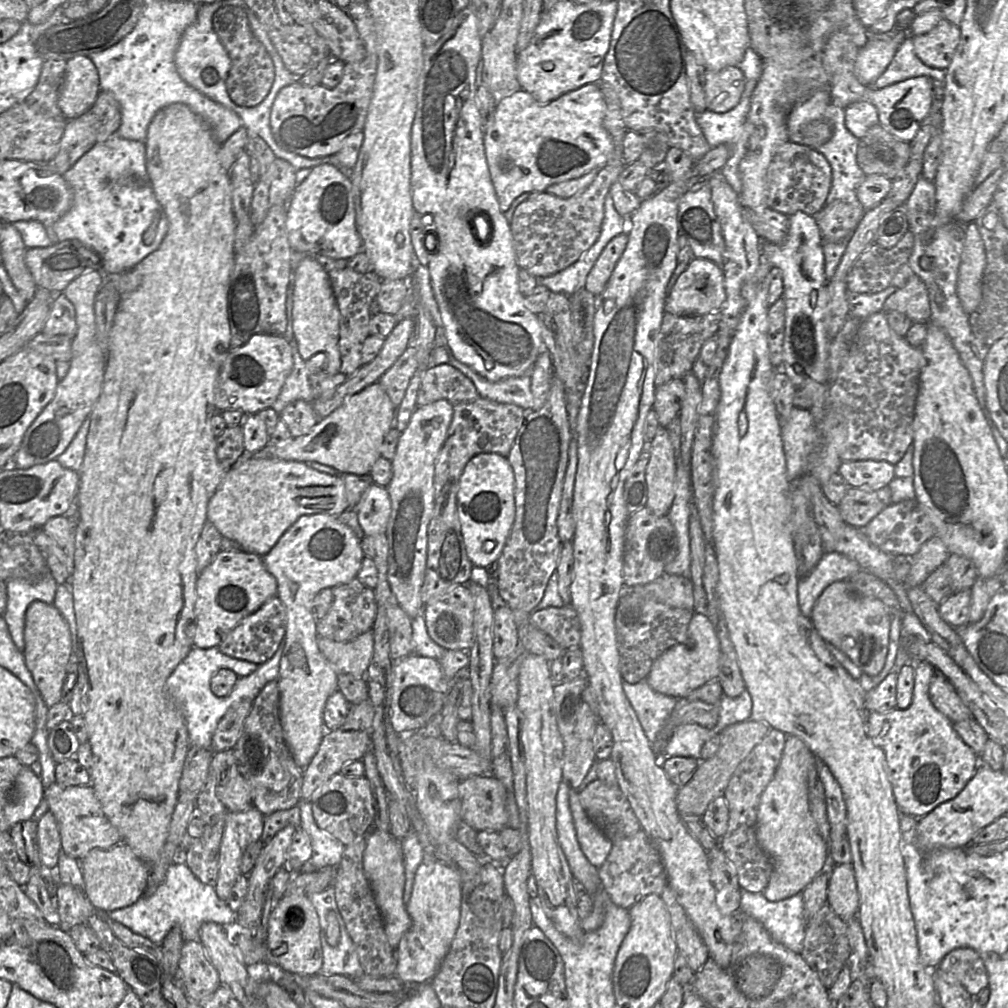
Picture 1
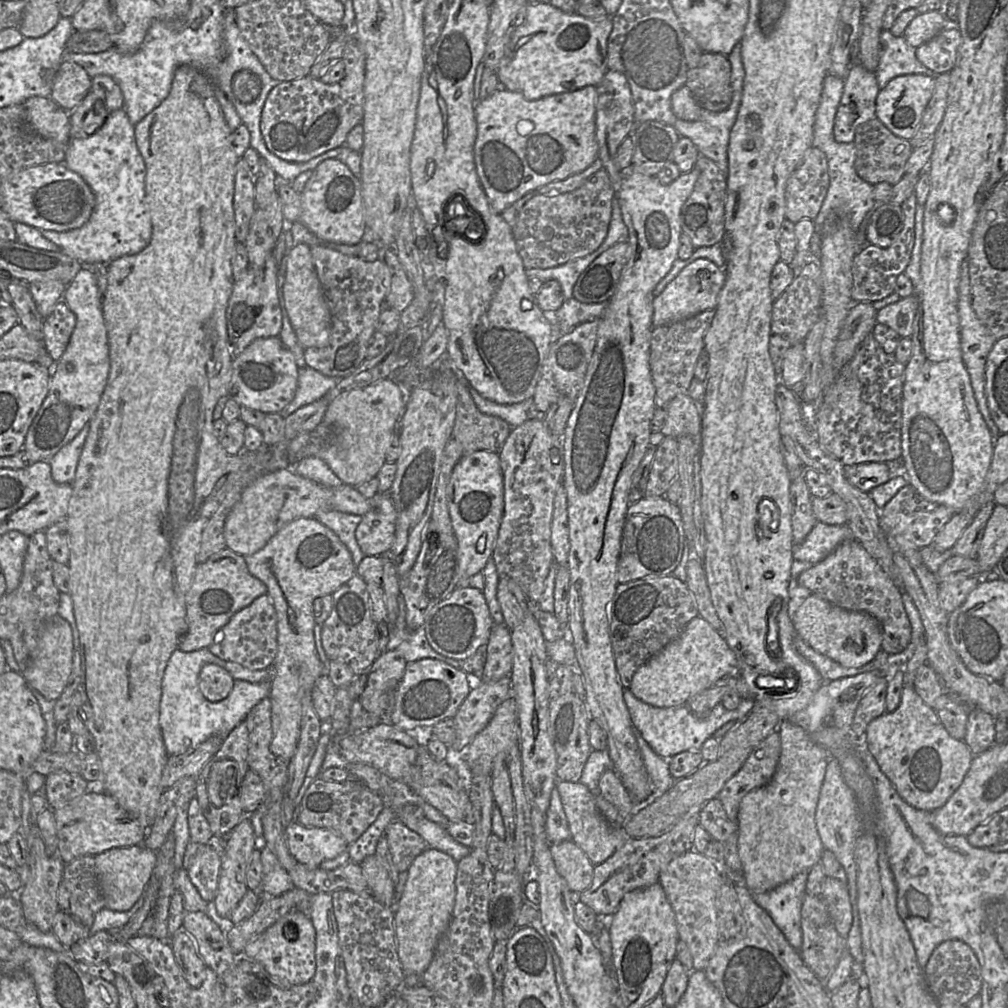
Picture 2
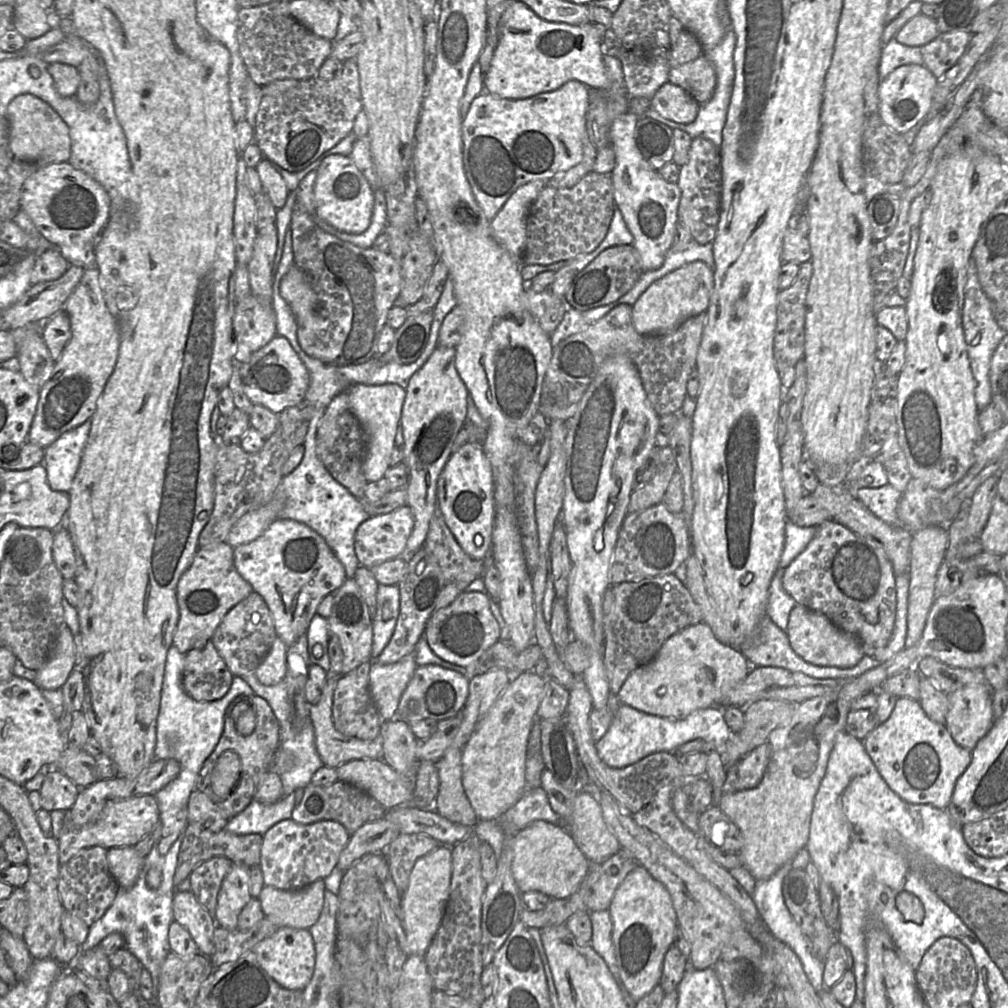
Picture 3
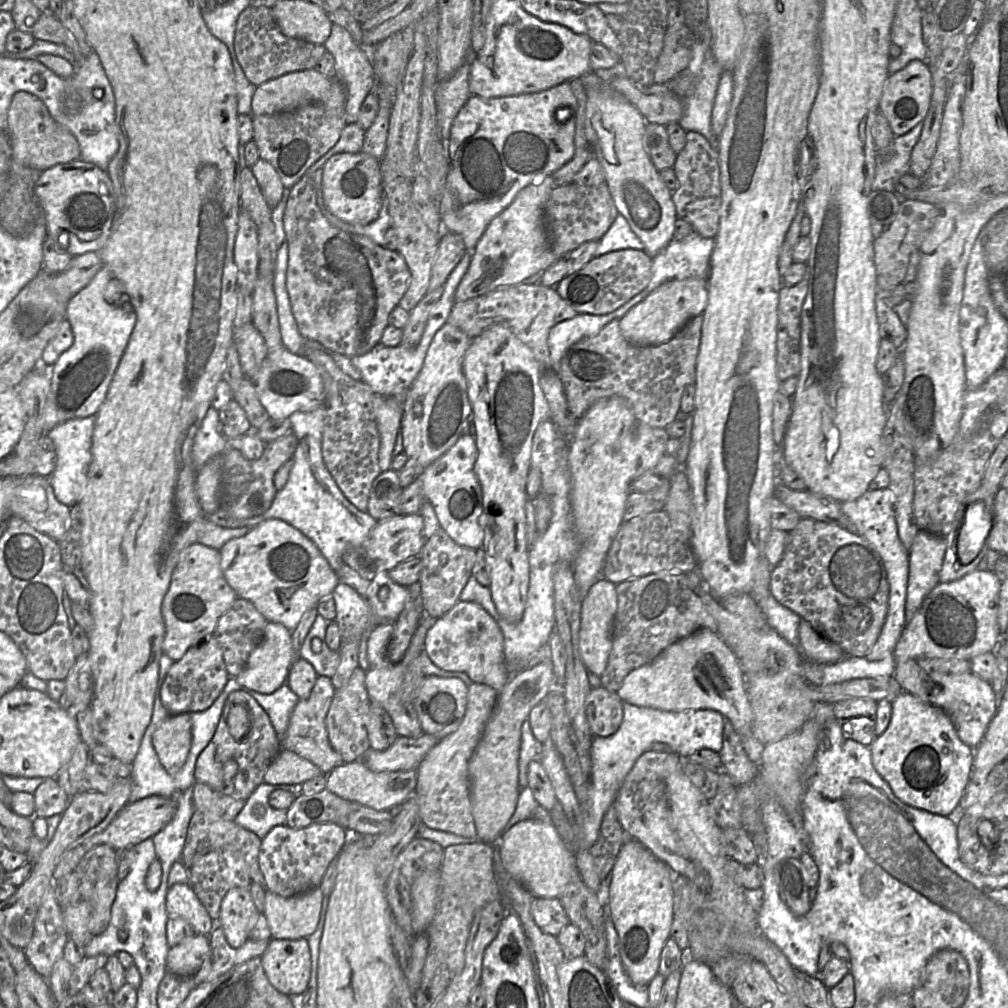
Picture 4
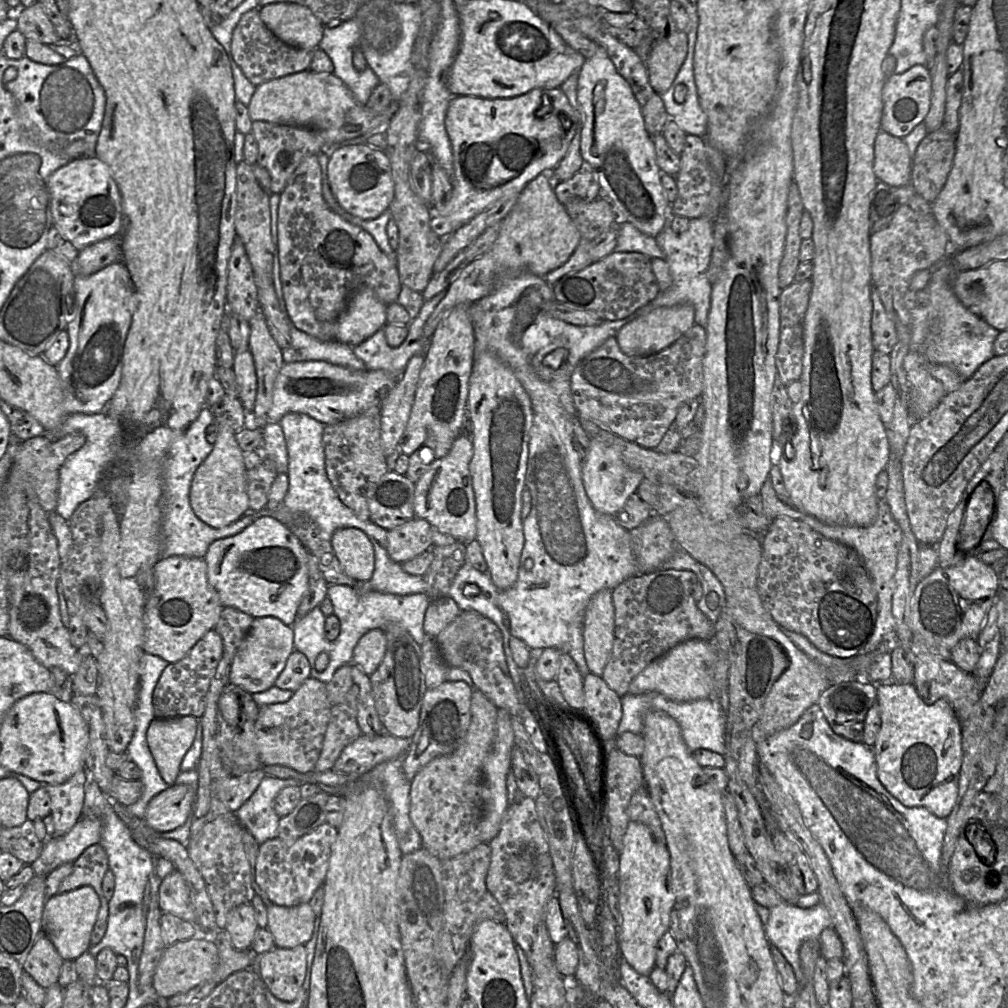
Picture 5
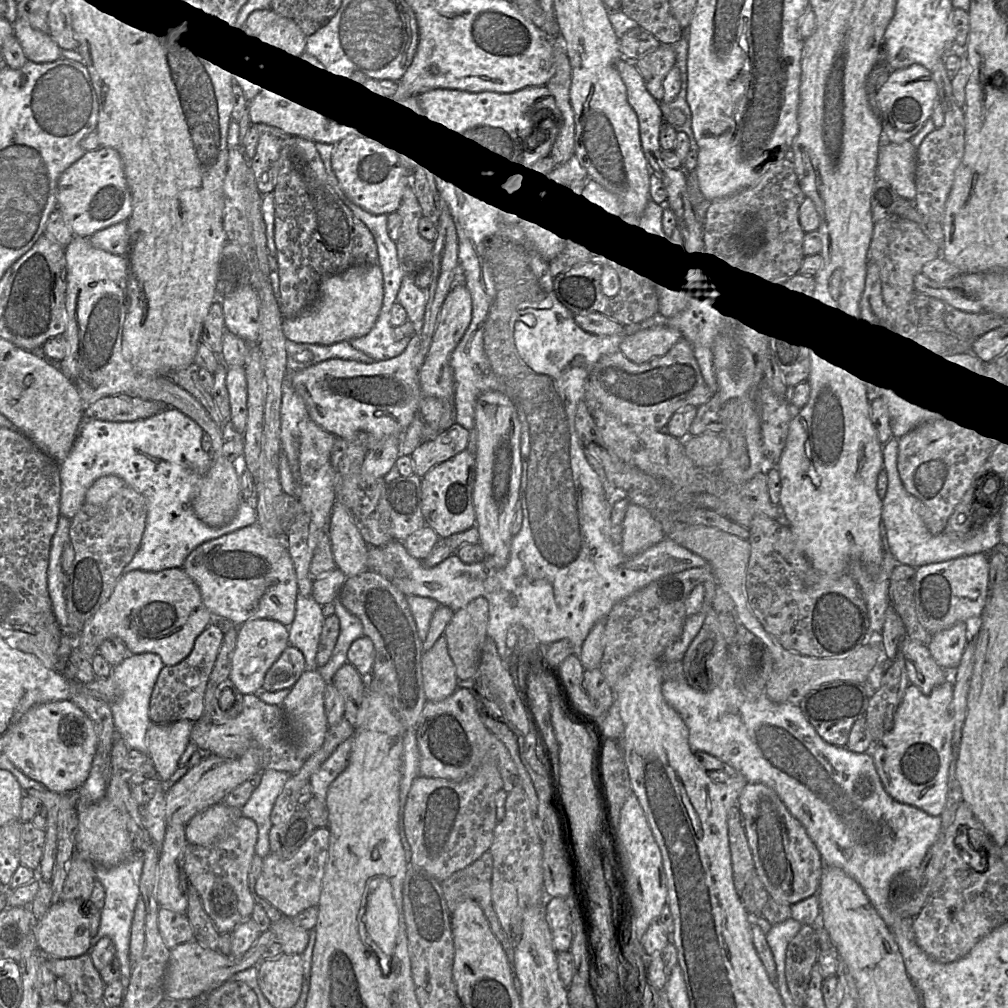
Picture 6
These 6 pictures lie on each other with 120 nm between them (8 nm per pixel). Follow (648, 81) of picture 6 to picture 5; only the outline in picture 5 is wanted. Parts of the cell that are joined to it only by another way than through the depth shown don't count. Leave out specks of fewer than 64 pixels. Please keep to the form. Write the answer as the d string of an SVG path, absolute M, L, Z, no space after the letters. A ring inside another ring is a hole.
M684 31L657 36L645 60L648 81L658 94L666 92L687 55L688 38Z

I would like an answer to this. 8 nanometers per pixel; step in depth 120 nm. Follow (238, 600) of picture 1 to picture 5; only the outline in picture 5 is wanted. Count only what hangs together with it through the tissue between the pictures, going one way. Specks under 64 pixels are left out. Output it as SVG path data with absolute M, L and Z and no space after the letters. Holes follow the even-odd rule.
M162 557L154 567L154 587L145 603L145 653L157 655L168 663L181 660L206 632L214 629L223 608L208 580L204 558Z

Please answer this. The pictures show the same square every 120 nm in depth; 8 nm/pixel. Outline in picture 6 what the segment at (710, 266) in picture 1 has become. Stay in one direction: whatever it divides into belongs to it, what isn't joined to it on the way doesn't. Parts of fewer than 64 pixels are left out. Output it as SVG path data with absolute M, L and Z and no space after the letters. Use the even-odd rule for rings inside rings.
M653 327L626 336L619 349L630 361L644 363L666 354L681 339L675 328Z

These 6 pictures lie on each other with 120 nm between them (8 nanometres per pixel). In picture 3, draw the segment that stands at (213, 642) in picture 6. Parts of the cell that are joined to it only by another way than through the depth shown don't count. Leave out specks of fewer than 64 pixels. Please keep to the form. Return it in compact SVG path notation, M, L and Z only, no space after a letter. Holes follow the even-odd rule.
M212 639L185 654L183 687L196 701L222 698L229 690L233 676Z

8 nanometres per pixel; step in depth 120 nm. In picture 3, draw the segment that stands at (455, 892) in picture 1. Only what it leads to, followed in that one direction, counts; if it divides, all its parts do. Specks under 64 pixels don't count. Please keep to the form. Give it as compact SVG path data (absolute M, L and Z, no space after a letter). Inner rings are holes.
M445 844L420 857L415 862L406 891L401 897L402 927L405 933L407 956L425 956L426 951L441 923L449 897L452 874L452 850Z

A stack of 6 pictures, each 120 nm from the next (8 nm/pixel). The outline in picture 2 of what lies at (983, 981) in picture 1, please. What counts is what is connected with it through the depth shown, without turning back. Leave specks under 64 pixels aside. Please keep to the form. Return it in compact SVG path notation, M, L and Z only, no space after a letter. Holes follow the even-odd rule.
M947 940L940 943L931 954L925 968L924 978L928 989L939 1004L958 1003L966 1005L980 993L981 968L973 950L960 940Z

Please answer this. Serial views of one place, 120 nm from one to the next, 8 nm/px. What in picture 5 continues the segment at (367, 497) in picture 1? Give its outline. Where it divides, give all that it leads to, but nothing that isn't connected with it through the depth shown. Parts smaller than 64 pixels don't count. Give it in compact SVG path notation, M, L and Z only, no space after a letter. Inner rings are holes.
M413 518L408 522L387 530L387 552L389 557L402 564L430 549L432 526L424 519Z

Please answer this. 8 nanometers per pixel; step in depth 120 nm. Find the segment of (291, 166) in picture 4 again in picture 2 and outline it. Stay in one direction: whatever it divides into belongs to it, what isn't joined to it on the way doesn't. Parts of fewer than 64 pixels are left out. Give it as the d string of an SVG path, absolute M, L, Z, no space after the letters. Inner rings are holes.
M346 31L348 42L342 61L345 67L343 79L335 84L325 84L309 75L291 81L279 82L269 92L261 113L260 130L267 149L288 162L307 162L327 151L341 148L346 143L348 133L364 116L365 54L351 31Z

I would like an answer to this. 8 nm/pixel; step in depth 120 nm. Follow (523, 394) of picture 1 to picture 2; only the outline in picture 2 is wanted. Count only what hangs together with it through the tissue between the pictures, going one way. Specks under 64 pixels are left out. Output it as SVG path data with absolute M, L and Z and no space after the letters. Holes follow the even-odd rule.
M455 370L459 381L469 390L477 408L484 414L505 420L512 428L538 418L540 414L532 398L514 404L499 404L483 398L460 370Z

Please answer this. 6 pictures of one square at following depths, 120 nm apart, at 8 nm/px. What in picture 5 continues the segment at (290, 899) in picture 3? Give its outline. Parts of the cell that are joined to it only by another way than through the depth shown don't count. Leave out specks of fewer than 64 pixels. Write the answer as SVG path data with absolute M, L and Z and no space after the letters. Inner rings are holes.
M309 903L293 907L269 904L267 911L267 929L273 936L275 946L294 948L305 945L311 938L316 915Z

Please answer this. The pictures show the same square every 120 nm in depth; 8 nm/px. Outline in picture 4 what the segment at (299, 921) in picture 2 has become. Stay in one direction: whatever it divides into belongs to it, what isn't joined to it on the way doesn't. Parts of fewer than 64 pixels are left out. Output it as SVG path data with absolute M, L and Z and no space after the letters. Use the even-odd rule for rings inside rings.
M272 938L261 962L269 982L279 992L292 996L306 989L312 968L307 938Z

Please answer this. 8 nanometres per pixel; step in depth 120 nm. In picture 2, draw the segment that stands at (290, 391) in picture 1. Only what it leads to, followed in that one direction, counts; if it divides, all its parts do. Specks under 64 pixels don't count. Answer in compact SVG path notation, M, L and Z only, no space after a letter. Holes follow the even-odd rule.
M298 367L298 384L293 400L279 413L286 418L298 409L325 396L333 389L340 378L326 376L309 367Z

